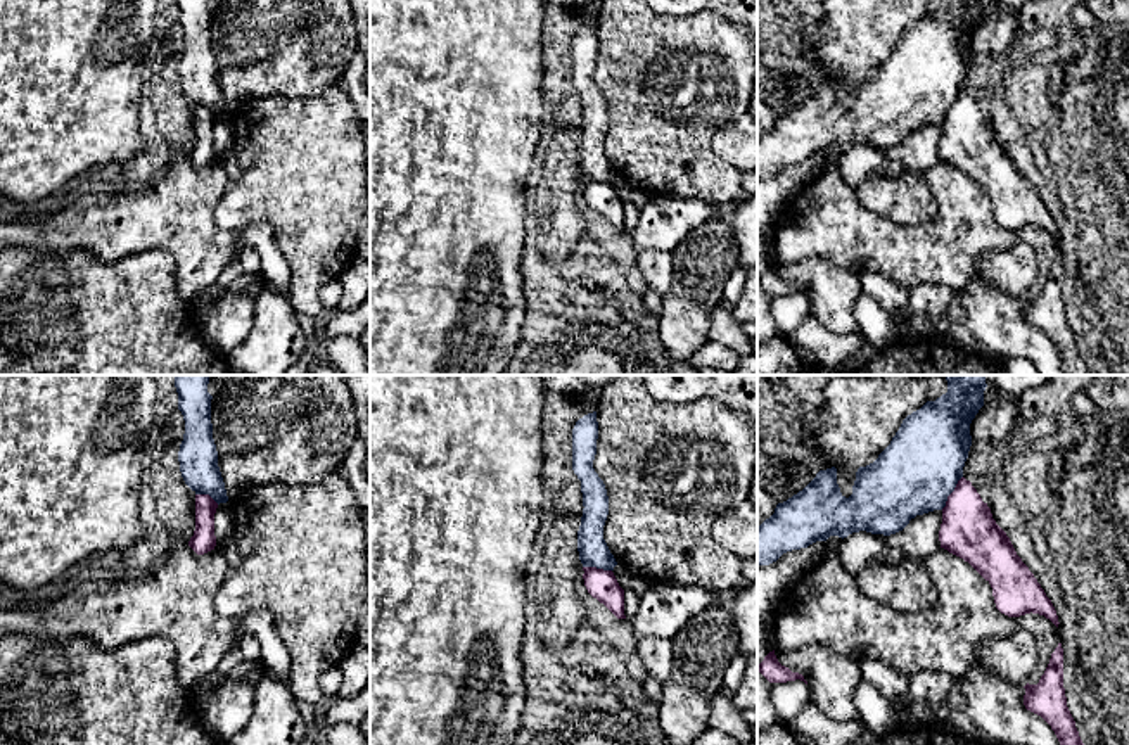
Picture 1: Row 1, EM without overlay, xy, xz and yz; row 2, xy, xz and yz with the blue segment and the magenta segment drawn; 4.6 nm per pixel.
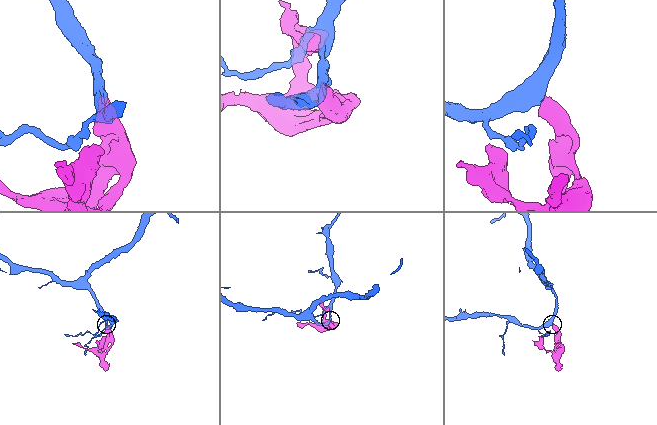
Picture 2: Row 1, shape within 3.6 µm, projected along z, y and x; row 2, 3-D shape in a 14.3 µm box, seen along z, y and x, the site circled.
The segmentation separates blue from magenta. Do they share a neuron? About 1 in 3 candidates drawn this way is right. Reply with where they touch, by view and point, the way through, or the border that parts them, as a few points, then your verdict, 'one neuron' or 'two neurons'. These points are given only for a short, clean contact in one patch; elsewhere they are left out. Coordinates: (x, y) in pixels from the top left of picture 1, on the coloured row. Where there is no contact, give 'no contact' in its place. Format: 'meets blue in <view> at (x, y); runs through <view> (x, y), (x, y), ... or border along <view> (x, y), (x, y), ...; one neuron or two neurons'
meets blue in yz at (951, 491); border along yz (962, 476), (941, 509); two neurons

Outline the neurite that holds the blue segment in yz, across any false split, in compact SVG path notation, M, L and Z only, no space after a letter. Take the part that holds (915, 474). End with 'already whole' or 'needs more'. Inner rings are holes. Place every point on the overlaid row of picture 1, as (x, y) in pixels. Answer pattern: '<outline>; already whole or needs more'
M944 375L947 392L927 401L908 415L890 444L878 458L859 467L852 494L845 498L837 484L837 468L820 470L797 494L778 503L775 513L757 525L757 565L769 565L783 553L807 548L830 536L852 532L890 536L903 531L911 519L946 506L947 496L963 477L972 446L970 423L984 406L985 375Z; already whole

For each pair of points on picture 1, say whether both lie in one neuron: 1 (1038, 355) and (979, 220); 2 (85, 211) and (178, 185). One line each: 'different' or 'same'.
1: different
2: same

